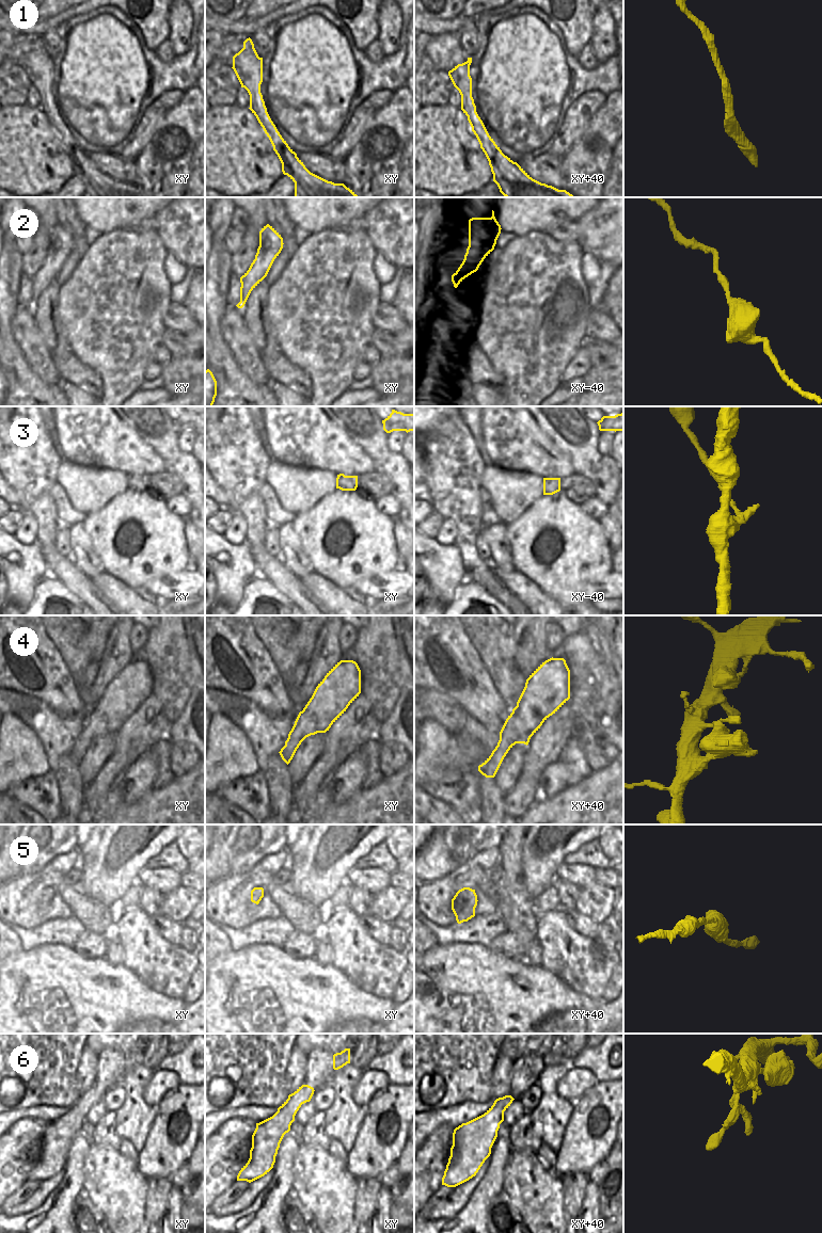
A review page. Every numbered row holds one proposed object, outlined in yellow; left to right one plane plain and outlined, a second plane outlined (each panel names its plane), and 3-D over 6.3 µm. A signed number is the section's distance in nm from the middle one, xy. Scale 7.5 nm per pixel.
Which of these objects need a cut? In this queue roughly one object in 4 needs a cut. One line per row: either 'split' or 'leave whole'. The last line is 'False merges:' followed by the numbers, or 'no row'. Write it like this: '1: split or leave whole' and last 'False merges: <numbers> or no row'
1: leave whole
2: leave whole
3: leave whole
4: leave whole
5: leave whole
6: leave whole
False merges: no row

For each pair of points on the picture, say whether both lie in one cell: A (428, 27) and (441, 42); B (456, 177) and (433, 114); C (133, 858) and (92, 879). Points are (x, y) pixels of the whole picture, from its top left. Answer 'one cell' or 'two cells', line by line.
A: two cells
B: one cell
C: one cell

